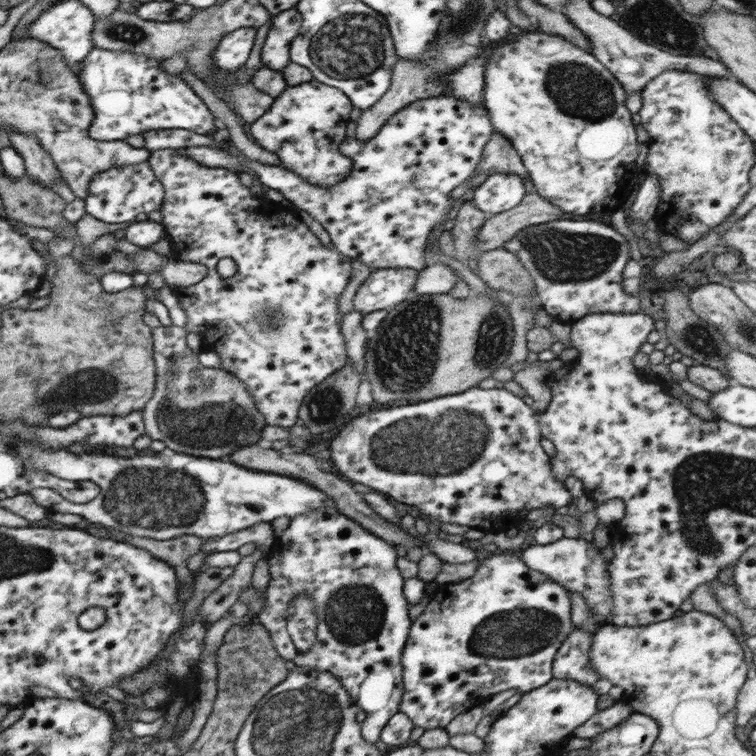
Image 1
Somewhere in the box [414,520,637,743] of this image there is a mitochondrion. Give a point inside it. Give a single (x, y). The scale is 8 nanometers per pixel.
(509, 633)

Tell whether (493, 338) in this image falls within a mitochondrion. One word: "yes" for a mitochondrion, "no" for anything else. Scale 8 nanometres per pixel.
yes

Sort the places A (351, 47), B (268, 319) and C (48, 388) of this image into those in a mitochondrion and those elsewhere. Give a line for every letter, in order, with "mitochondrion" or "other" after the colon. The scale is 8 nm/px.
A: mitochondrion
B: mitochondrion
C: mitochondrion

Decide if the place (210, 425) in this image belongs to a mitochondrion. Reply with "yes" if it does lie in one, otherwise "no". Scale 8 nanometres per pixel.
yes

